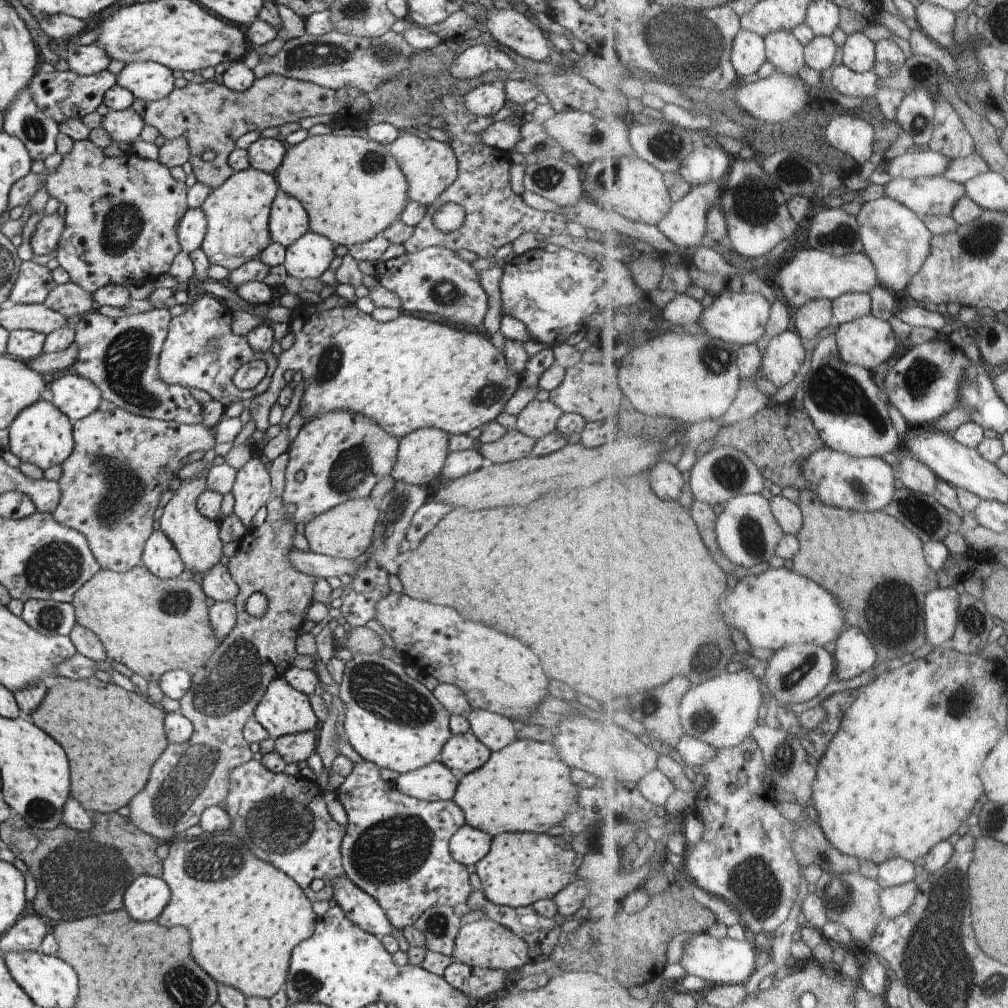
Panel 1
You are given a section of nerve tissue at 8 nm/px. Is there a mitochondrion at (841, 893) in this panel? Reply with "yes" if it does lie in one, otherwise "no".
yes

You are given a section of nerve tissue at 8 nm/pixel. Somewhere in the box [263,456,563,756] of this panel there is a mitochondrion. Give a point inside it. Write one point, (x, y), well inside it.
(382, 692)

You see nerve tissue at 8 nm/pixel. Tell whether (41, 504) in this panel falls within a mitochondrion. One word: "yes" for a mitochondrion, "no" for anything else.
no

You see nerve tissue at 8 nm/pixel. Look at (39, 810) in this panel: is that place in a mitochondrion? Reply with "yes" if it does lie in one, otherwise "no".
yes

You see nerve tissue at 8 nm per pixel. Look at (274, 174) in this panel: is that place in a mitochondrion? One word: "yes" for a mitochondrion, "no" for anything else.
no

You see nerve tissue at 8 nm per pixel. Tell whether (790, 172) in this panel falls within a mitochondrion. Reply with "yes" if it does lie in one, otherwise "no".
yes

